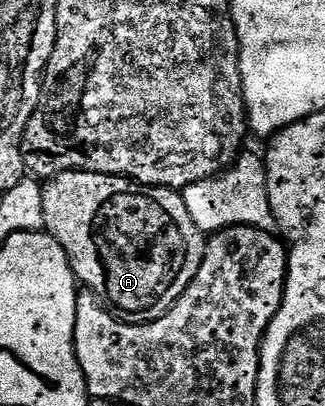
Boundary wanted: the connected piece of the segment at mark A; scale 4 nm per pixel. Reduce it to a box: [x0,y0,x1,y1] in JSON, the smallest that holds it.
[42,172,206,324]

